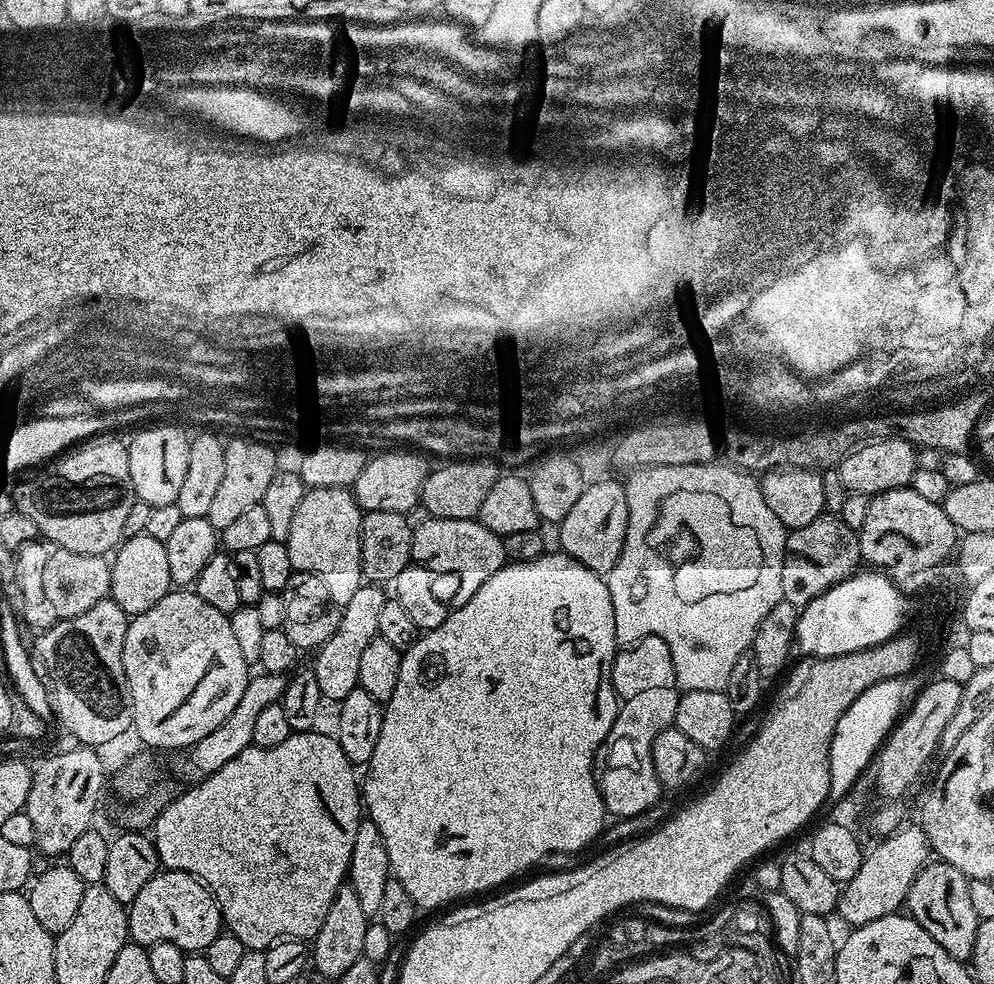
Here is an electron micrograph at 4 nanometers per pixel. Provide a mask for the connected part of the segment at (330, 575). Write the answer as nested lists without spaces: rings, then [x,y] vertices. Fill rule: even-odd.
[[[308,488],[302,502],[298,502],[298,510],[294,514],[290,534],[287,538],[290,550],[290,562],[298,572],[309,572],[312,576],[322,578],[330,598],[335,604],[343,605],[354,598],[354,590],[358,590],[364,580],[364,571],[360,561],[360,521],[362,509],[348,488]]]

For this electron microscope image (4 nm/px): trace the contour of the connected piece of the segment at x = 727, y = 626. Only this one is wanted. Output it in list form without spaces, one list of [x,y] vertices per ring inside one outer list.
[[[727,462],[658,466],[657,468],[637,467],[629,476],[632,477],[624,484],[628,507],[626,538],[622,546],[622,554],[618,554],[618,562],[606,573],[610,602],[614,602],[614,630],[617,645],[632,646],[637,641],[647,638],[664,640],[670,655],[670,669],[676,675],[677,689],[686,692],[727,689],[730,670],[734,670],[734,662],[738,662],[738,658],[751,649],[752,640],[756,637],[762,618],[766,618],[766,614],[770,614],[770,610],[774,610],[774,606],[778,606],[778,602],[784,599],[782,566],[786,539],[785,526],[782,522],[778,522],[774,510],[766,506],[766,498],[762,498],[759,479]]]

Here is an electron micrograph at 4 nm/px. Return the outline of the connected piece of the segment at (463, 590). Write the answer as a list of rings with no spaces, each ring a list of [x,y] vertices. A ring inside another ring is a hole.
[[[424,518],[412,529],[412,559],[434,574],[445,572],[448,576],[457,576],[460,585],[456,588],[456,604],[464,604],[474,598],[474,590],[490,578],[499,568],[504,567],[506,557],[504,542],[495,536],[479,519],[463,520],[462,518]]]

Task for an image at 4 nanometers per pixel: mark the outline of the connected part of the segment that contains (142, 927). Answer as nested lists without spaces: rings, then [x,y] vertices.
[[[171,870],[157,871],[154,878],[150,878],[150,882],[146,882],[146,886],[142,886],[142,890],[138,890],[138,898],[134,898],[132,904],[127,905],[128,910],[128,934],[131,943],[143,944],[151,946],[158,942],[174,942],[174,946],[178,946],[185,954],[193,952],[204,952],[210,946],[210,942],[214,942],[214,938],[222,935],[222,917],[220,915],[220,907],[216,905],[216,899],[212,896],[212,891],[204,885],[203,882],[196,879],[196,877],[186,874],[185,872],[173,872]]]

